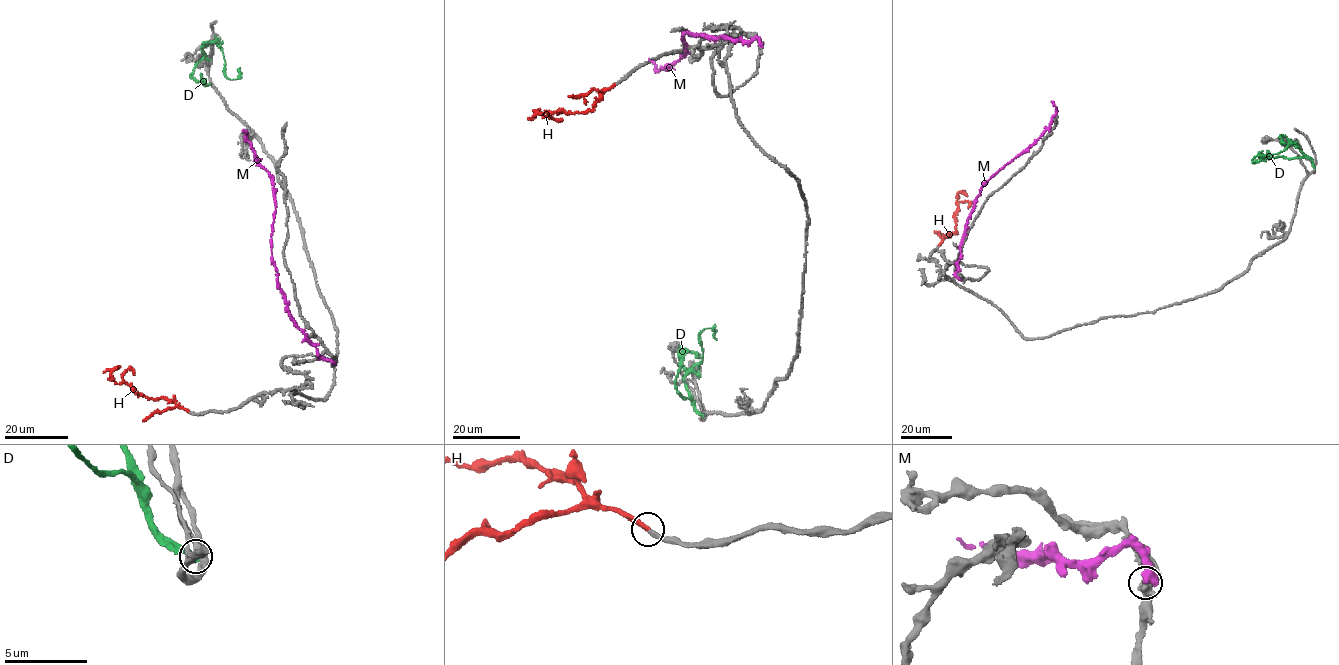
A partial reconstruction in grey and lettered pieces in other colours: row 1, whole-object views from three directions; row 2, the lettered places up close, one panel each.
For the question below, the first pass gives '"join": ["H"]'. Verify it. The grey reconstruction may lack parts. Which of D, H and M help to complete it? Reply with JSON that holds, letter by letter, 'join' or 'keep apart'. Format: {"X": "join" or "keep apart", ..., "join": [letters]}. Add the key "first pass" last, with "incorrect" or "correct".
{"D": "keep apart", "H": "join", "M": "keep apart", "join": ["H"], "first pass": "correct"}

